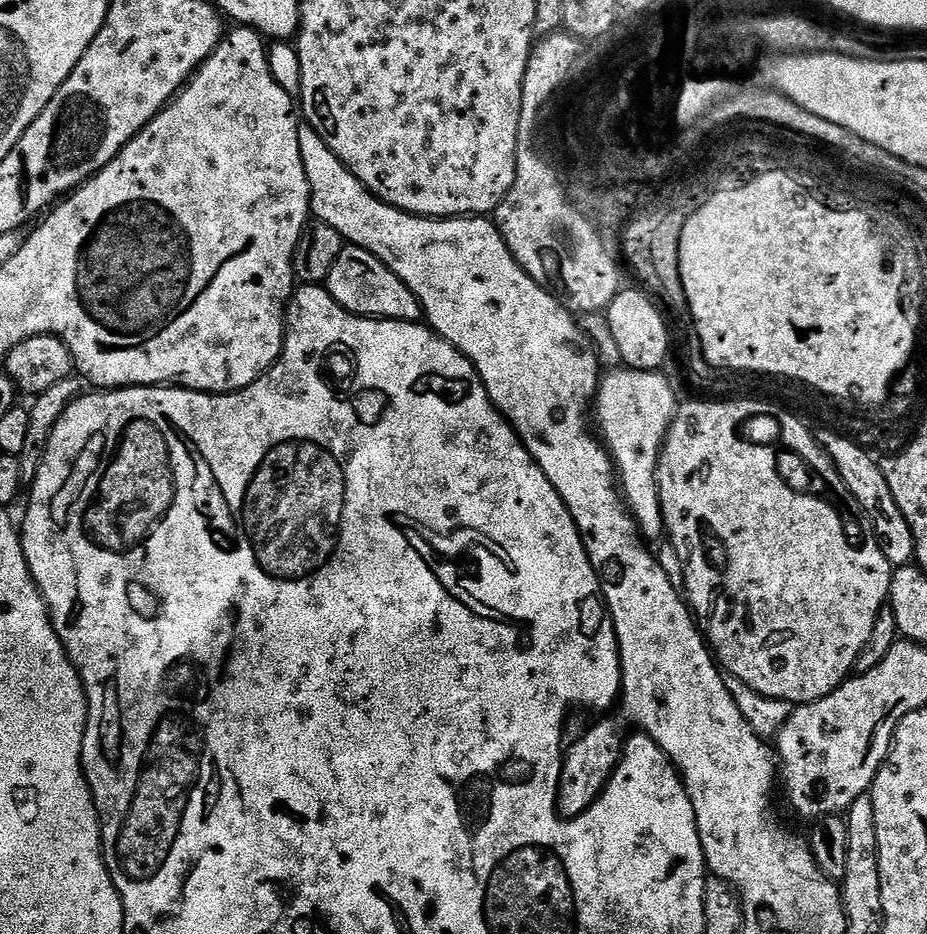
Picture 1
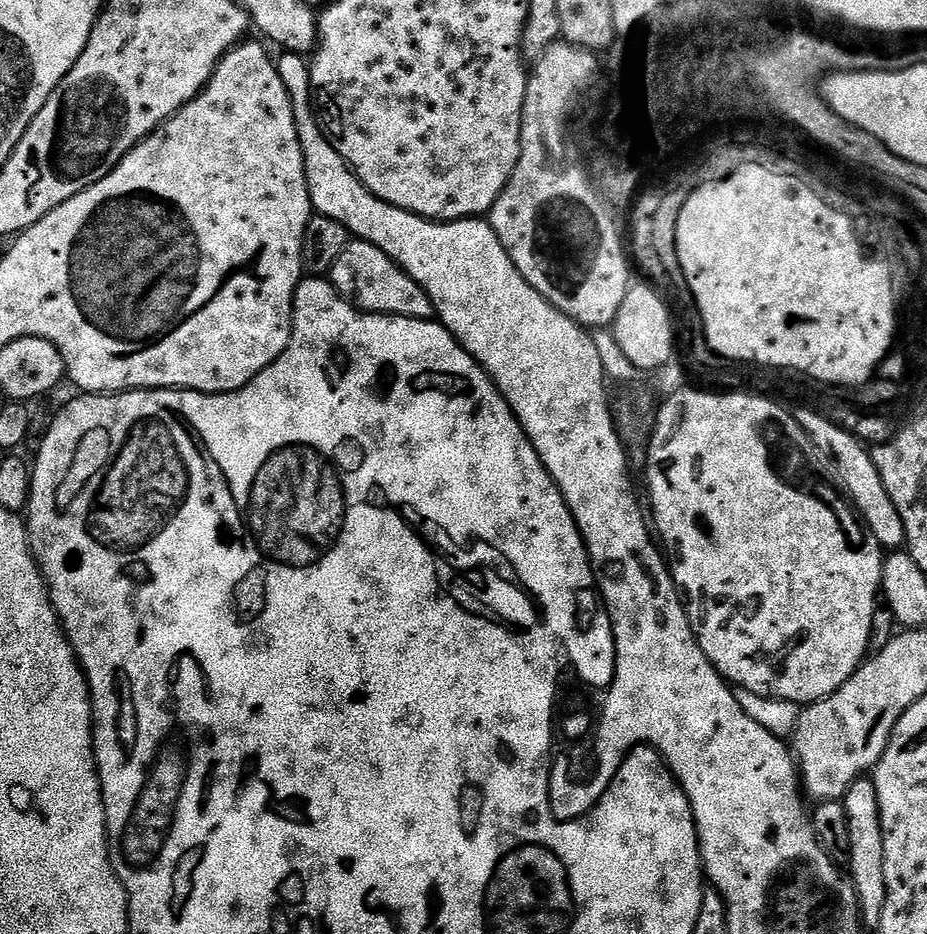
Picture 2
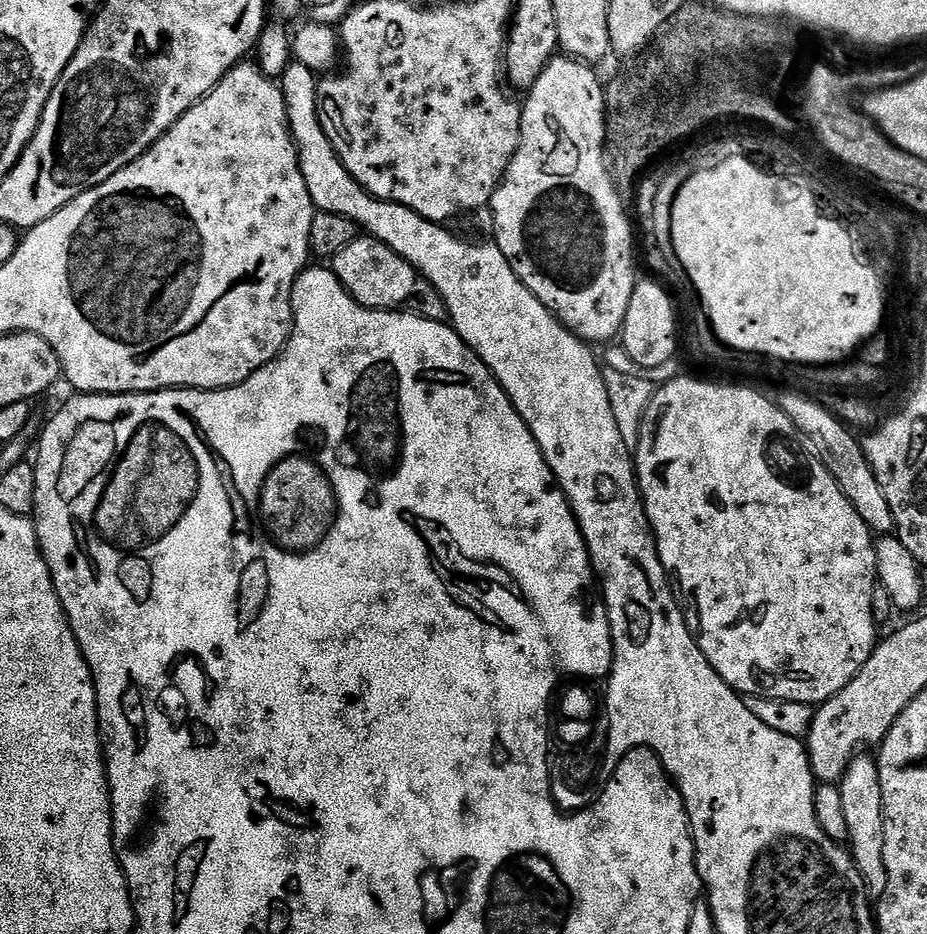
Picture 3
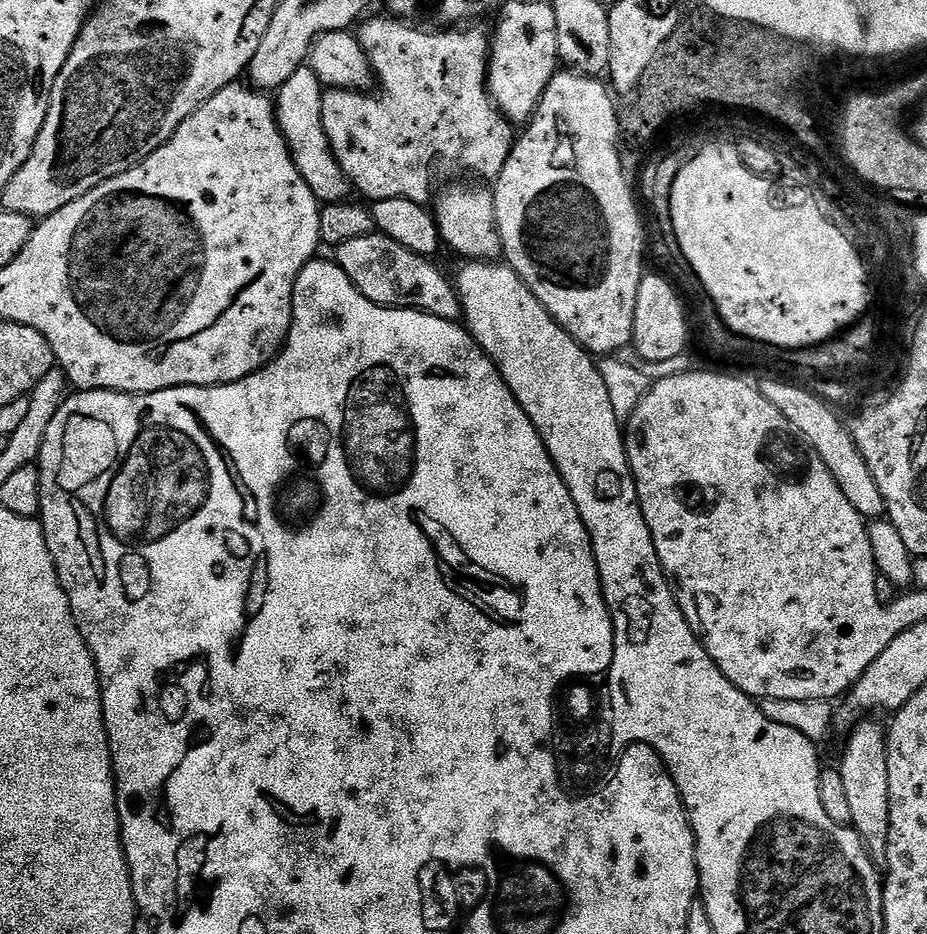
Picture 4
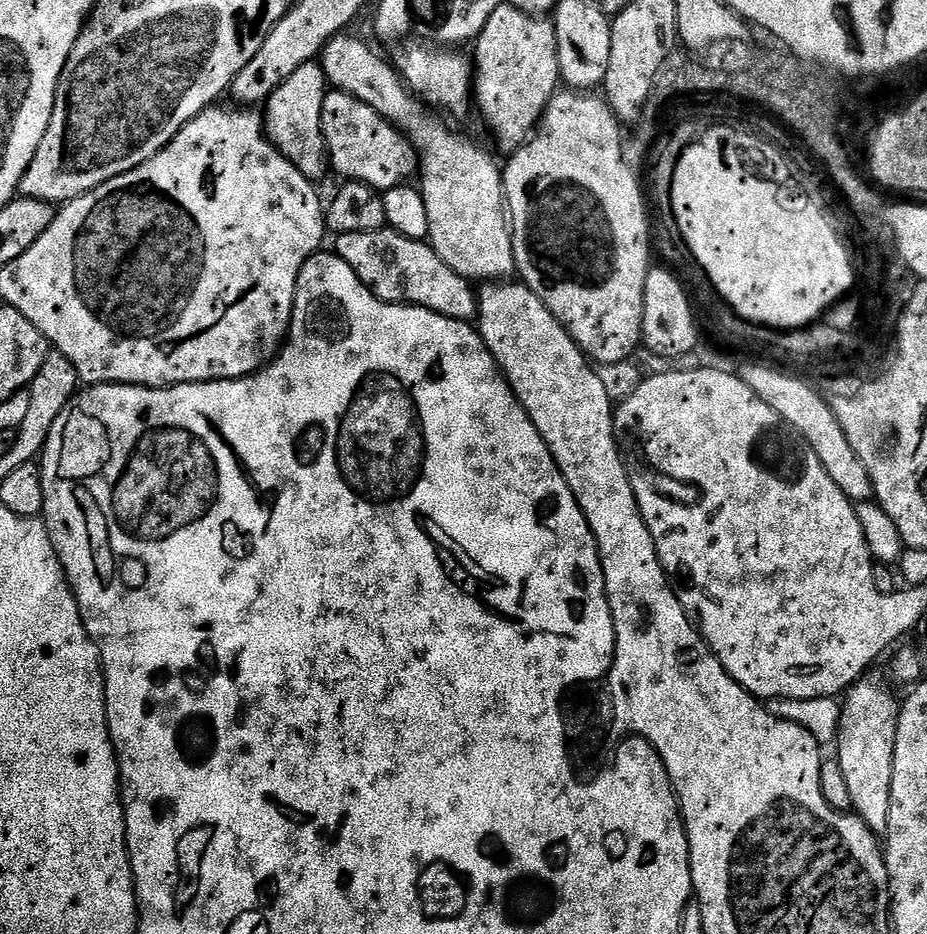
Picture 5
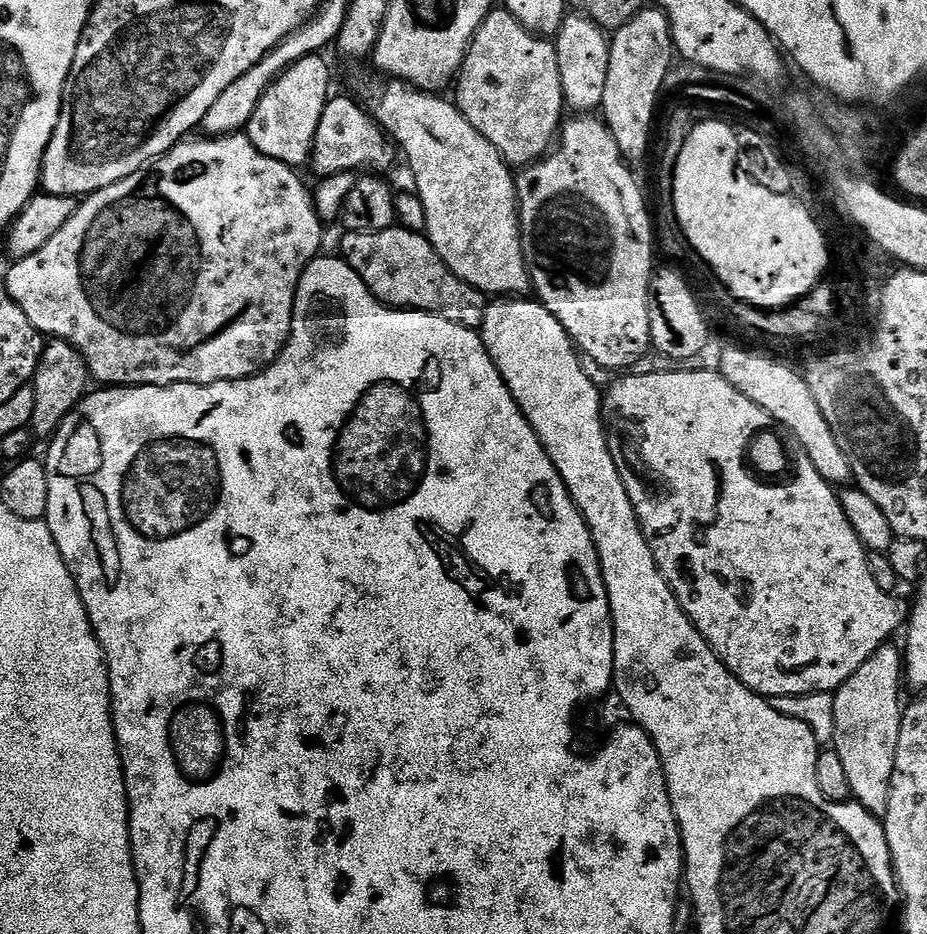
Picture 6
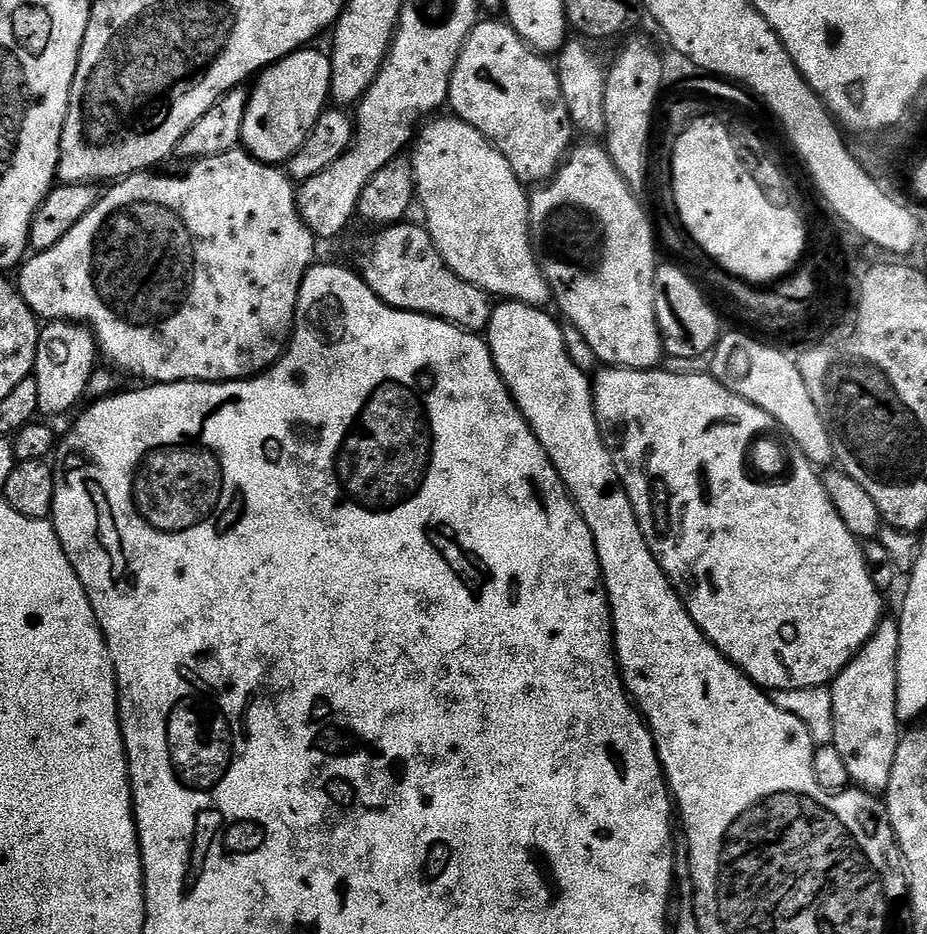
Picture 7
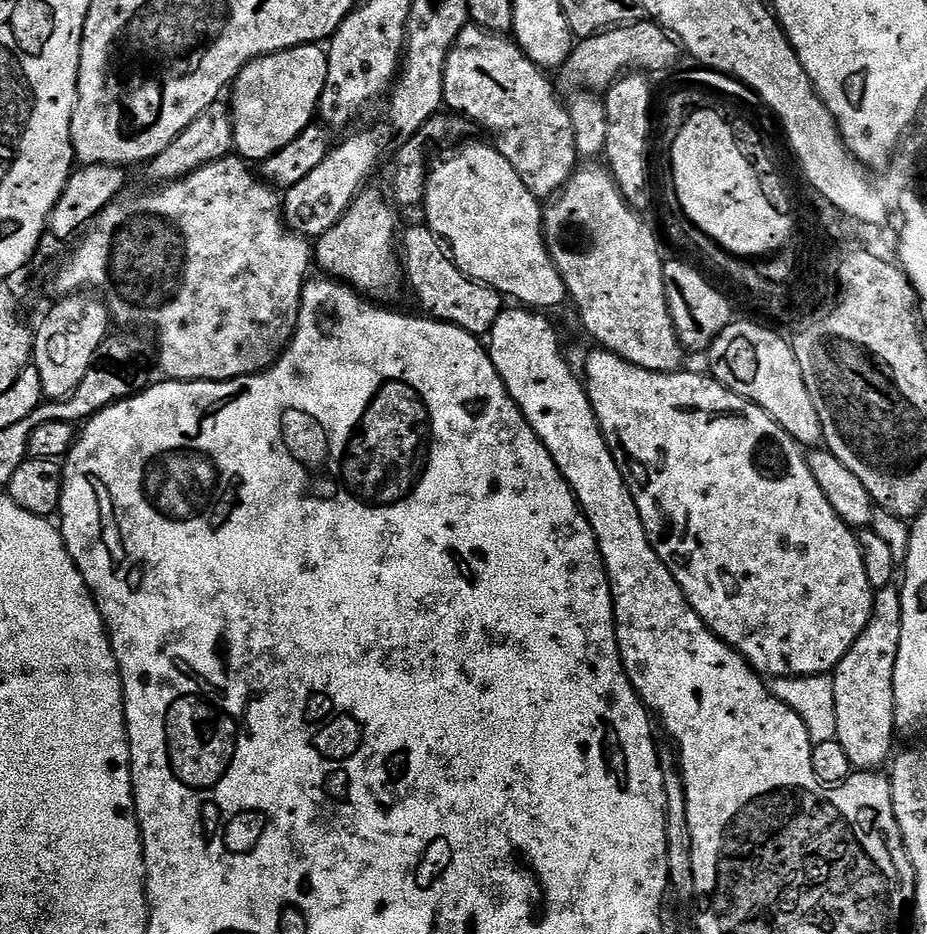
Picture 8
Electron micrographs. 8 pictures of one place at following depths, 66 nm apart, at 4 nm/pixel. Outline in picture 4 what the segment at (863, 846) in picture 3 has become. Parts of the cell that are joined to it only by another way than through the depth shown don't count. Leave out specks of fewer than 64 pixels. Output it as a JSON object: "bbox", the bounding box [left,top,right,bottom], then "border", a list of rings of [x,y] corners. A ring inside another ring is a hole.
{"bbox":[838,718,890,866],"border":[[[864,718],[849,732],[852,733],[848,736],[848,745],[844,748],[844,757],[838,761],[838,767],[848,795],[851,827],[862,838],[868,857],[877,866],[884,866],[888,862],[890,842],[890,770],[886,728],[876,718]]]}

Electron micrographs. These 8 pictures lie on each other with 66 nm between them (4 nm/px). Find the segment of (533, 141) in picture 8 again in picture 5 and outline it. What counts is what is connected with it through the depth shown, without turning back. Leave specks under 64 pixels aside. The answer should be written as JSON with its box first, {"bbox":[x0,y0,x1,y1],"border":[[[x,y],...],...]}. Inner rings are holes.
{"bbox":[474,2,561,154],"border":[[[502,2],[490,22],[474,41],[474,108],[486,123],[492,127],[496,140],[511,154],[520,148],[536,131],[546,106],[552,101],[561,87],[560,67],[558,66],[558,42],[556,26],[551,19],[531,16],[518,10],[511,2]]]}

